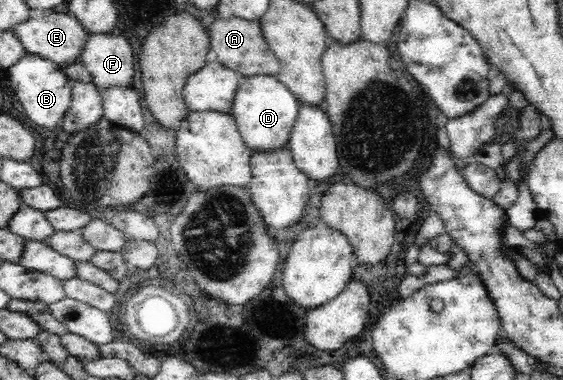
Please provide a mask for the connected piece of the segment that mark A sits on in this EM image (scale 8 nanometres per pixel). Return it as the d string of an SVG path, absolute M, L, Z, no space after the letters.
M230 16L229 19L213 19L208 27L210 49L217 53L219 63L237 70L241 75L276 75L280 69L277 56L270 50L259 22Z

